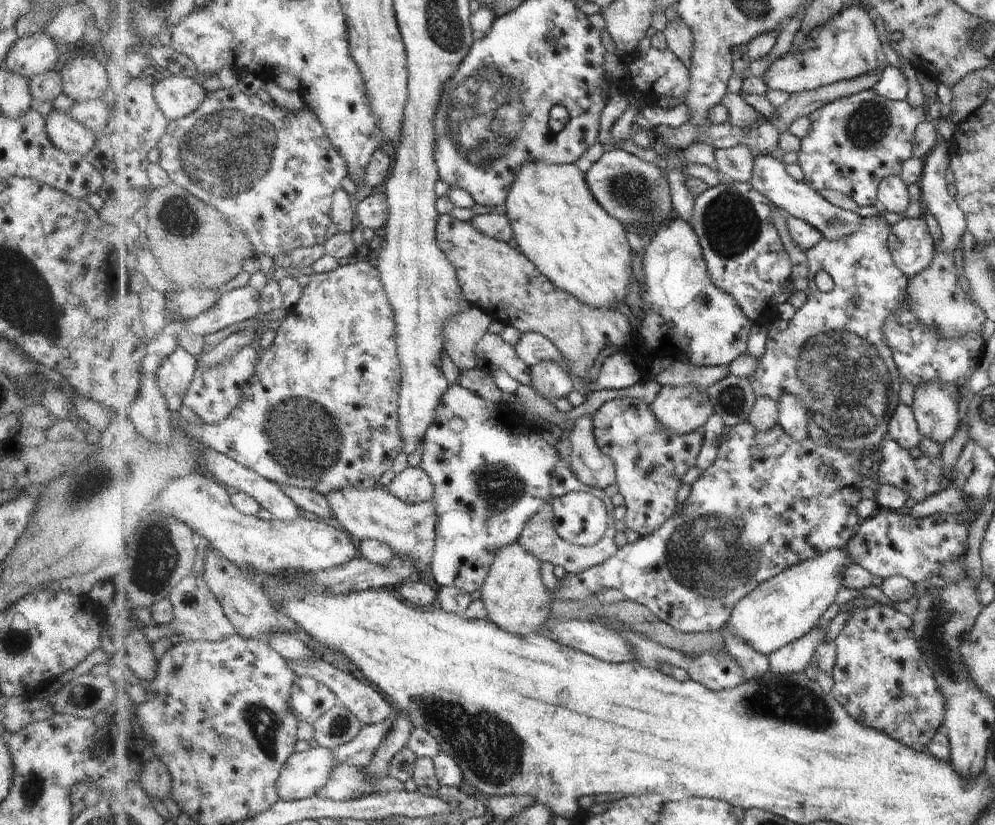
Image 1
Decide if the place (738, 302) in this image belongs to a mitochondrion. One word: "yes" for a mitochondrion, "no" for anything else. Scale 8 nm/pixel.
no

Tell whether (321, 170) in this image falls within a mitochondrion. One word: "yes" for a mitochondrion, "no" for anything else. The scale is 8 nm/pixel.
no

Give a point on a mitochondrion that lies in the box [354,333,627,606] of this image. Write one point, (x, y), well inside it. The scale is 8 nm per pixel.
(500, 487)

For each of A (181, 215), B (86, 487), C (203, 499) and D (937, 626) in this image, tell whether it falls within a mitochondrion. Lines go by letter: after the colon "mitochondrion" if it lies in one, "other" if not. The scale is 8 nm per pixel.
A: mitochondrion
B: mitochondrion
C: other
D: mitochondrion

